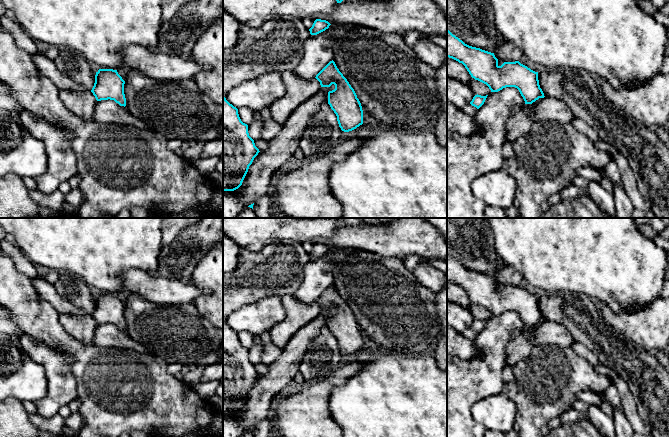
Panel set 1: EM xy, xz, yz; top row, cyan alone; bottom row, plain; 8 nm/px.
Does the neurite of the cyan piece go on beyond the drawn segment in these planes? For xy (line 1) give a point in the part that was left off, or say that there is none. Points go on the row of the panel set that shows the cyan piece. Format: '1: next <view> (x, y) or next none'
1: next none

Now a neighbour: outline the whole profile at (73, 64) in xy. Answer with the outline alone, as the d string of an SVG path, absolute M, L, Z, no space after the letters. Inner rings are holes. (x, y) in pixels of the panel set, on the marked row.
M62 47L54 62L62 73L85 87L86 90L92 90L96 73L92 71L90 61L81 53L67 47Z

